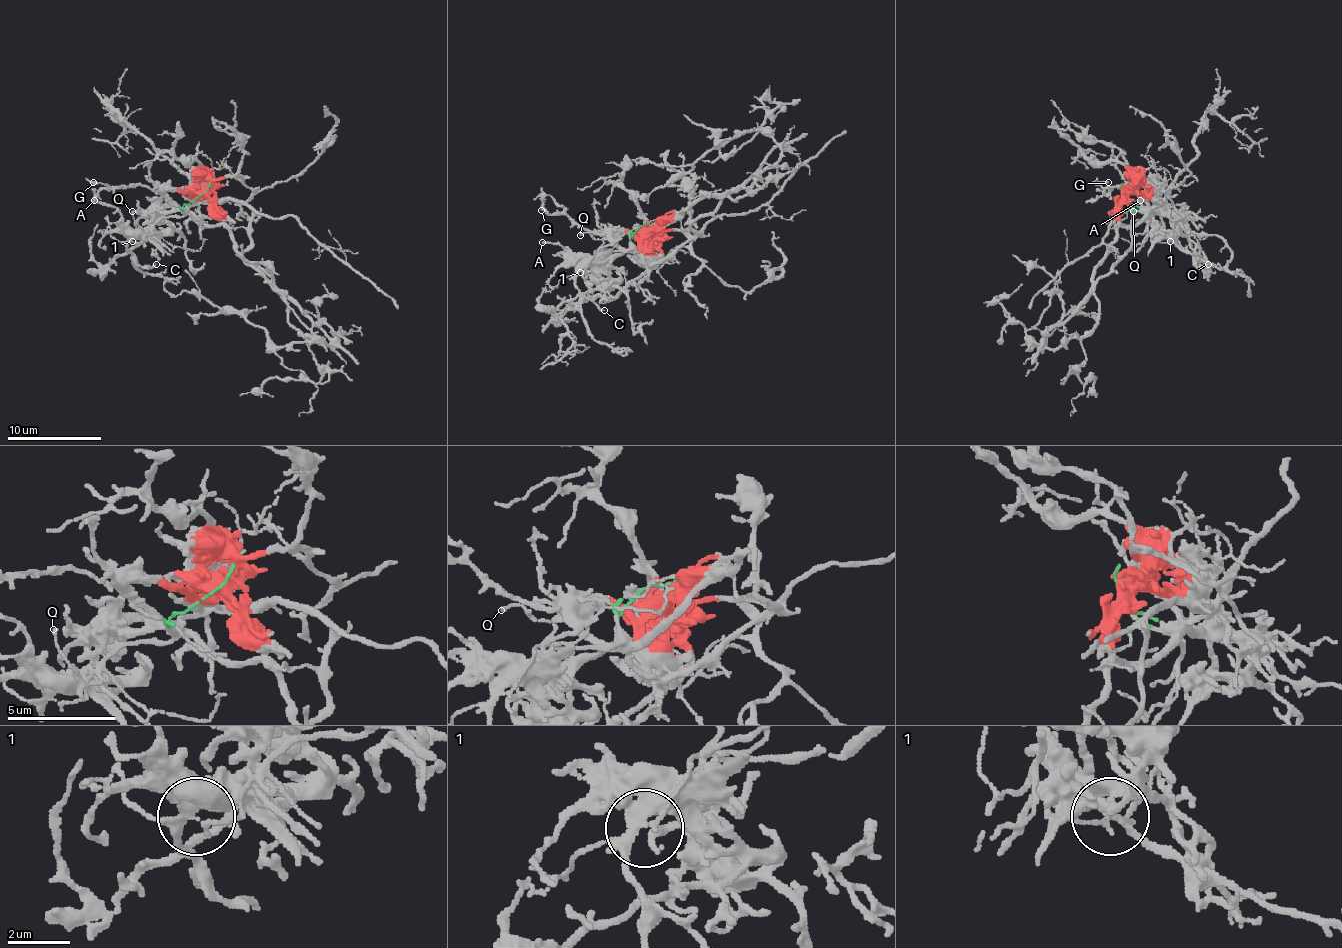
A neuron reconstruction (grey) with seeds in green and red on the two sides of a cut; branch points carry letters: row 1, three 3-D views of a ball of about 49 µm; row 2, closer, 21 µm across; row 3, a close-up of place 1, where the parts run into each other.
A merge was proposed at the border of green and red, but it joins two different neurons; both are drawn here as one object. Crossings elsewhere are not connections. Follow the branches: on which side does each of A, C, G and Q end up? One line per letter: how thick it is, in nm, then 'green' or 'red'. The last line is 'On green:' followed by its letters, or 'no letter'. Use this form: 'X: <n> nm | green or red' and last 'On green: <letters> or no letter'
A: 190 nm | red
C: 150 nm | red
G: 140 nm | red
Q: 110 nm | green
On green: Q

